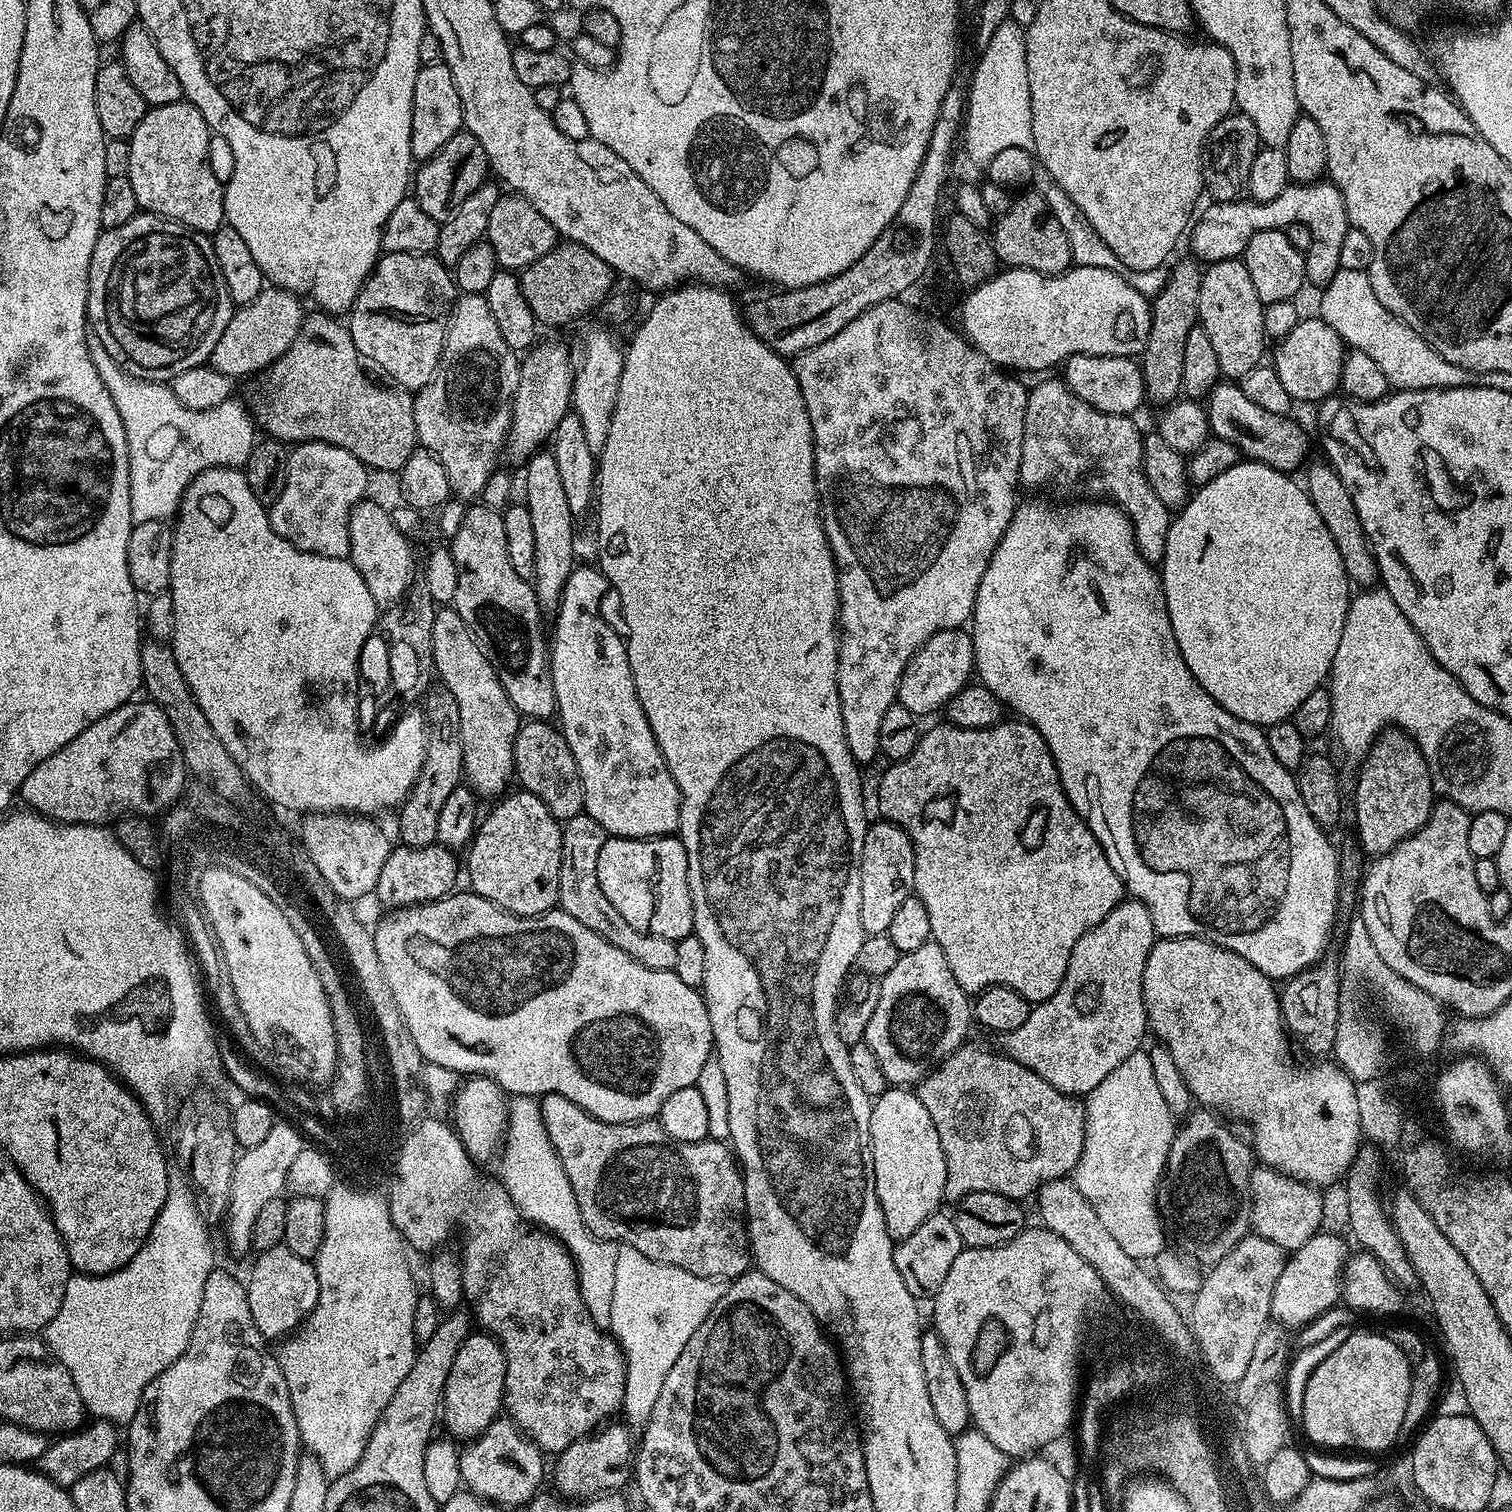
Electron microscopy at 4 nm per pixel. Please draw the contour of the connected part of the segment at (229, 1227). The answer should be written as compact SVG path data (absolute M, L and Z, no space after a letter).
M277 1122L270 1135L258 1146L243 1149L236 1157L232 1171L228 1206L222 1217L224 1236L228 1239L228 1248L232 1252L253 1251L252 1231L255 1219L261 1213L262 1206L270 1199L278 1199L285 1191L286 1173L294 1163L294 1158L306 1147L305 1137L295 1123Z

